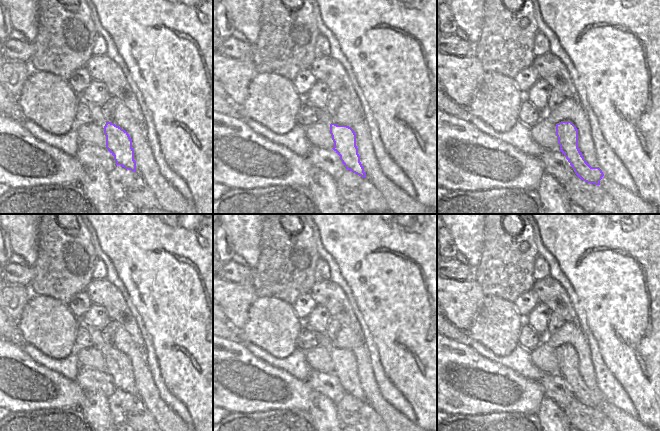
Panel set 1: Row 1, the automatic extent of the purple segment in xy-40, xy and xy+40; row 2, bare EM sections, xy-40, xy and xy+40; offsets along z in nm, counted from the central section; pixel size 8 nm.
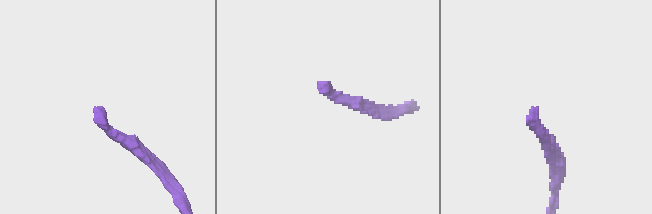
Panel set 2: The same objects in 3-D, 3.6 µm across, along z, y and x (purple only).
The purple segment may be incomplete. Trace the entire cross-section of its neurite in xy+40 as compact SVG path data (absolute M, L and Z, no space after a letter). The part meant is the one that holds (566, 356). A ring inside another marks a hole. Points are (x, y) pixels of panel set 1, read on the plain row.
M561 345L556 348L556 360L560 375L564 378L575 398L587 407L600 409L604 400L599 391L591 391L578 372L578 354L571 345Z

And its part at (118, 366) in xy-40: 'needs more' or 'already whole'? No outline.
needs more

